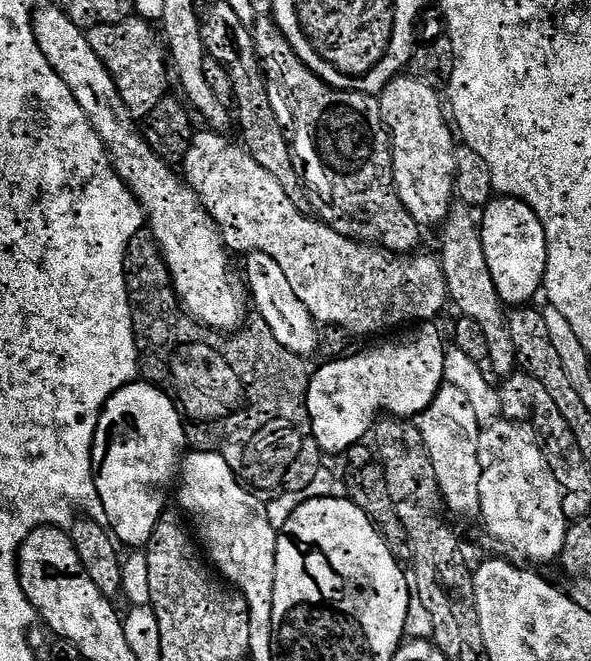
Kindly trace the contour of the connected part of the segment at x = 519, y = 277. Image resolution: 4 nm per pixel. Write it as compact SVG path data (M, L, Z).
M497 195L484 208L484 216L479 217L480 237L482 238L482 250L486 250L486 266L490 266L490 278L494 278L496 293L501 301L508 306L528 306L537 295L541 295L544 286L544 275L548 265L548 243L546 242L546 230L538 218L536 211L526 202L515 200L513 196Z

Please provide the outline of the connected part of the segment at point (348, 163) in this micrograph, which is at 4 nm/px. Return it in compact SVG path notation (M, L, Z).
M271 3L256 4L252 8L256 15L254 35L256 53L262 61L265 77L269 81L280 80L286 91L292 92L292 108L296 111L296 140L294 136L294 159L302 169L302 180L309 193L314 194L314 204L320 207L319 219L353 240L387 248L389 252L412 254L420 244L421 225L402 206L396 193L396 183L392 177L392 138L384 125L380 101L375 95L366 92L347 92L332 88L298 58L290 42L282 34L272 14Z

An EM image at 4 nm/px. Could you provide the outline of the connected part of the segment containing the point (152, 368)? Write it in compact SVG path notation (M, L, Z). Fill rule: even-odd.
M142 230L132 239L128 247L128 253L124 259L124 274L128 281L128 294L132 301L132 325L136 328L136 349L140 353L140 369L143 379L156 385L162 392L167 392L176 402L177 408L180 410L181 417L186 426L200 426L202 428L202 447L199 451L208 452L208 444L210 444L210 426L208 422L218 422L220 418L230 418L230 436L224 436L230 440L228 450L223 452L222 458L226 458L226 462L230 462L230 466L236 472L236 477L240 483L255 490L257 493L264 492L288 492L292 488L294 480L312 480L320 472L320 459L322 453L318 442L312 433L312 423L310 422L310 414L308 413L308 381L310 379L310 368L307 368L305 357L294 354L290 350L286 350L286 346L282 346L282 342L278 342L278 338L274 338L274 334L270 330L270 326L265 320L259 318L253 319L252 325L241 327L239 330L233 331L231 334L225 335L223 331L209 328L207 325L193 320L187 312L184 311L180 297L176 295L176 289L172 287L172 277L168 275L168 265L164 262L164 256L160 252L160 245L156 243L156 239L151 231Z

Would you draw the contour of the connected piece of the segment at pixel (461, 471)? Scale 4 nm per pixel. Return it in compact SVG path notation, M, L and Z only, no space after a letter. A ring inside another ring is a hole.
M445 383L431 406L420 413L418 427L426 450L430 450L430 462L434 462L434 474L447 511L475 517L480 511L482 466L478 462L478 442L482 425L478 414L474 414L474 406L470 406L470 398L458 386Z

